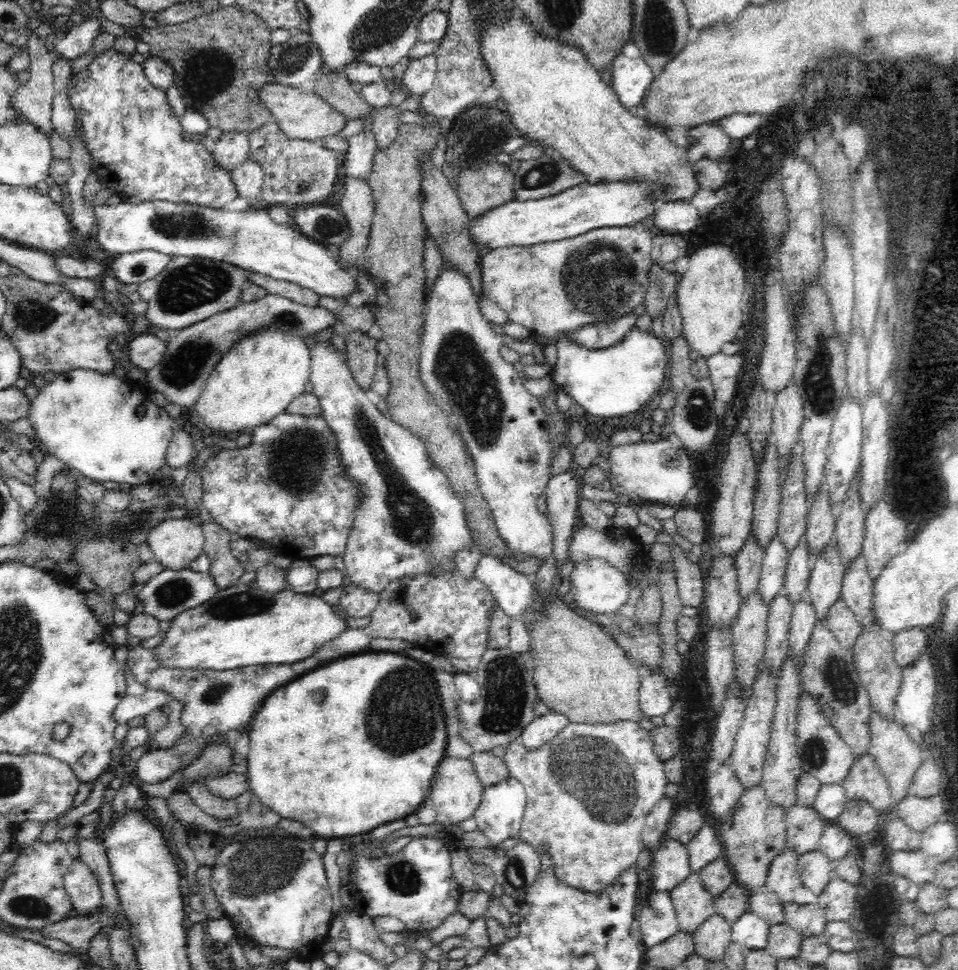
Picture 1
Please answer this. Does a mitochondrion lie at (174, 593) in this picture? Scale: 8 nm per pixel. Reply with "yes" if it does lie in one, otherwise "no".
yes

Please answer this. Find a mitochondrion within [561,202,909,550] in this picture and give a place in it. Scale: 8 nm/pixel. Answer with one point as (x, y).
(817, 381)

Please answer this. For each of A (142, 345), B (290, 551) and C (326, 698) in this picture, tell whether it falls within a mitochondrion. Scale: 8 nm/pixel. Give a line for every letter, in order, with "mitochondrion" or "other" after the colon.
A: other
B: other
C: other

